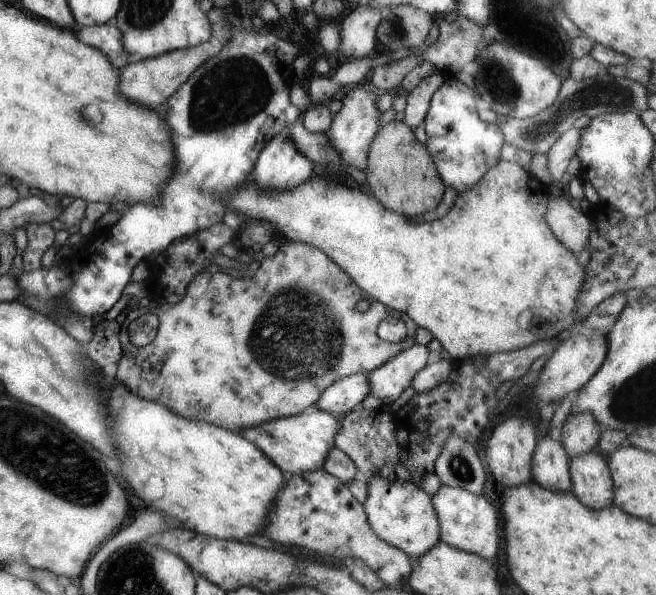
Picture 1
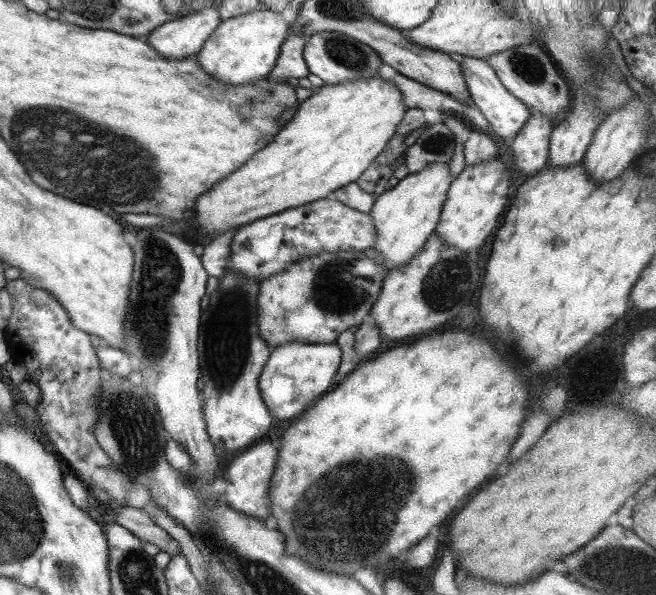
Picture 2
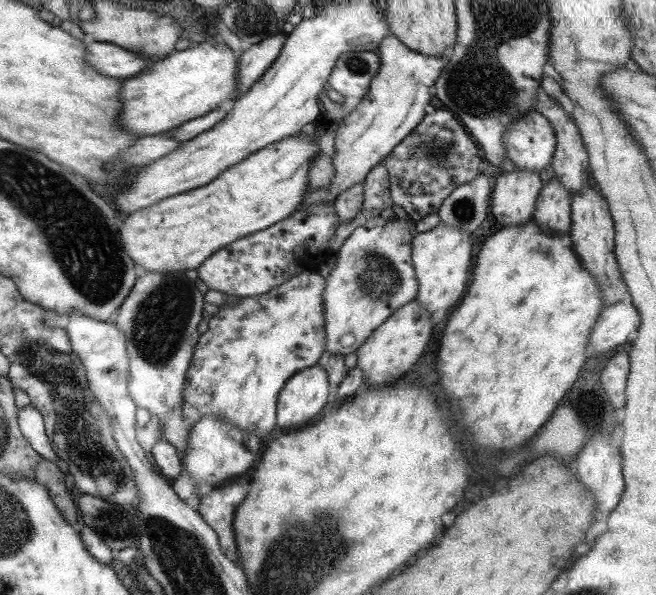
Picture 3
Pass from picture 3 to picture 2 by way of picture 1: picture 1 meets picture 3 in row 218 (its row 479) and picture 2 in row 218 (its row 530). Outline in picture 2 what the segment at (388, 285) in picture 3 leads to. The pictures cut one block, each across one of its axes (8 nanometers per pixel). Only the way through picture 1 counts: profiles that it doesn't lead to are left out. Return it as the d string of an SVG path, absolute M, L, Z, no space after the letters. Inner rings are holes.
M433 162L418 172L406 175L394 188L387 189L375 199L369 215L377 232L375 249L382 255L380 265L386 272L406 264L435 232L452 181L450 163Z

